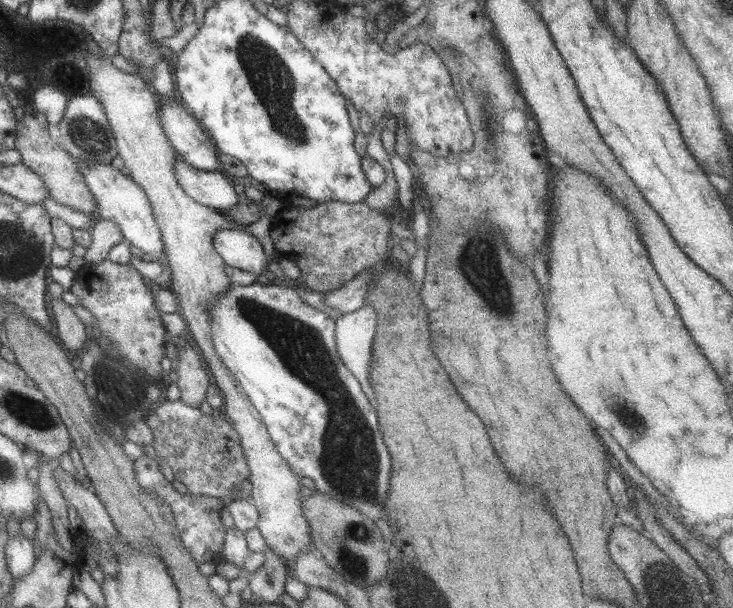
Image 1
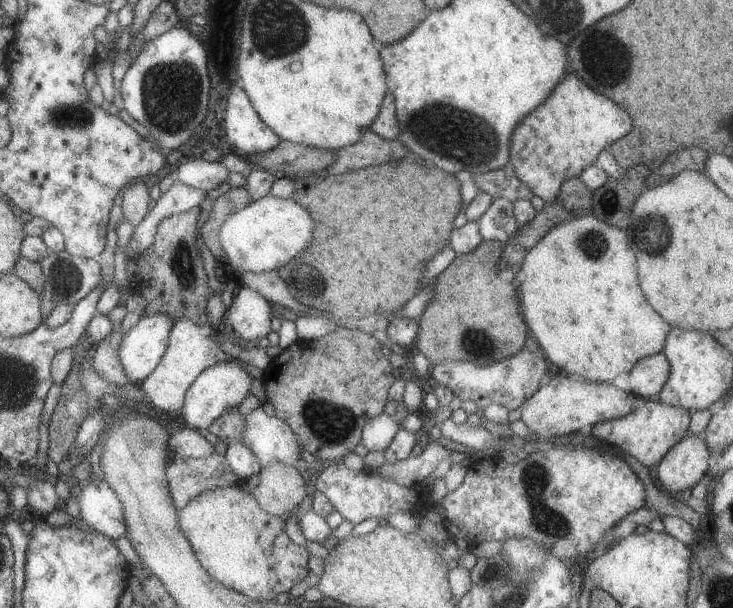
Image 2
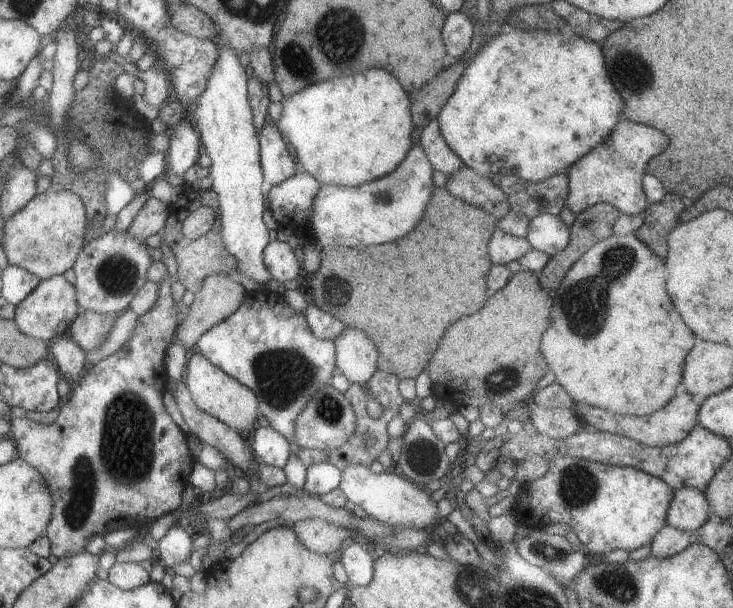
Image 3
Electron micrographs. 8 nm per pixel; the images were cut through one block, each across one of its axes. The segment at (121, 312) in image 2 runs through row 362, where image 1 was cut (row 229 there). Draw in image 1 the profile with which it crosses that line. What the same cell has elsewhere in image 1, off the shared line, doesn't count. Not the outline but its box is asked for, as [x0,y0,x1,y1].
[84,219,124,263]

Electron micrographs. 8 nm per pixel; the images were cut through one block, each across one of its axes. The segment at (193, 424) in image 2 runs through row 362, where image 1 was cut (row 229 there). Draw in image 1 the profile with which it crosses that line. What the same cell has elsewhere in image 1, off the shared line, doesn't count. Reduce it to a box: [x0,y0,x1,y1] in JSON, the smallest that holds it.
[212,228,266,278]

